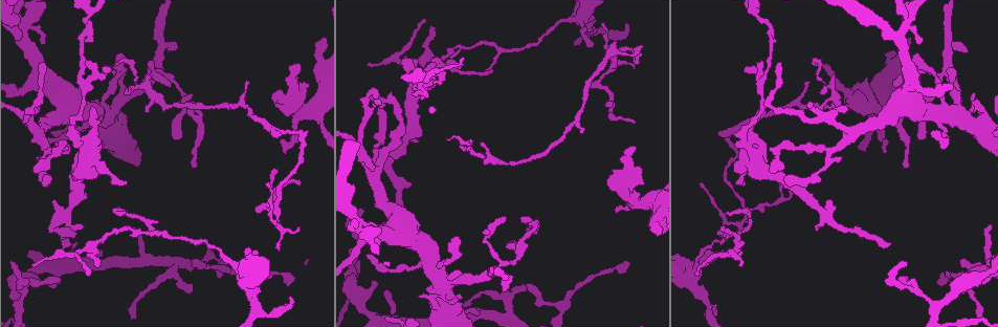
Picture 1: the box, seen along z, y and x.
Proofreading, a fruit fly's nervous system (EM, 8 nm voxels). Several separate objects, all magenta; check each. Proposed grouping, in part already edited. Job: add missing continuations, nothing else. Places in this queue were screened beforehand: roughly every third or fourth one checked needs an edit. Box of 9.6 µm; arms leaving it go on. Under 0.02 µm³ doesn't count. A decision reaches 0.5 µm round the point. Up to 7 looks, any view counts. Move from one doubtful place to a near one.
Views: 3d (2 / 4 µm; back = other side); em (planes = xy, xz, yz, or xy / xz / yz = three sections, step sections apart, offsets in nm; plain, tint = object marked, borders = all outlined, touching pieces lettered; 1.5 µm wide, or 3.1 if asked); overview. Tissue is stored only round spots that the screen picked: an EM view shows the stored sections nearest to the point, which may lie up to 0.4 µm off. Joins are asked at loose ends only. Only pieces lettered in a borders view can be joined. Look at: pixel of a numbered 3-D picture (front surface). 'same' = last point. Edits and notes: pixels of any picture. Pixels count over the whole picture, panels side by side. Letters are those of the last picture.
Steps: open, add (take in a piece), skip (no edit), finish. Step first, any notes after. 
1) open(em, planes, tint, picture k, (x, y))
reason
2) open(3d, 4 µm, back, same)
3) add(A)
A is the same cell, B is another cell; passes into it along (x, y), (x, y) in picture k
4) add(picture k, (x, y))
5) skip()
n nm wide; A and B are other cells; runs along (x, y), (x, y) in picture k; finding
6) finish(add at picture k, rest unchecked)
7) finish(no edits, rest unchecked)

open(3d, 4 µm, back, picture 1, (824, 63))

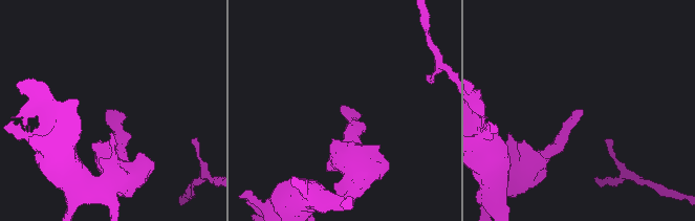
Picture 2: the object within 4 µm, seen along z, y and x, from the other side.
open(em, planes, plain, picture 2, (580, 110))

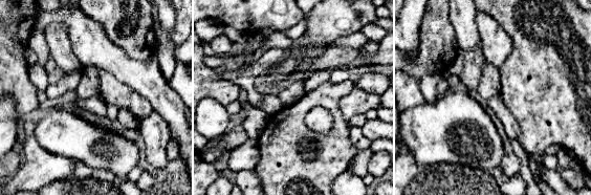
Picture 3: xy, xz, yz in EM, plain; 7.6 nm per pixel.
open(em, planes, borders, same)

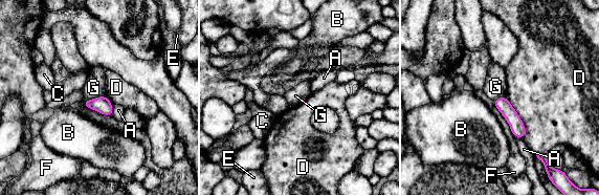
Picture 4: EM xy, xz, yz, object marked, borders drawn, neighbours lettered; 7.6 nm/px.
skip()
D touches over 360 nm; A, B, C, D, E, F and G are other cells; runs along (497, 101), (513, 118), (520, 135) in picture 4; none of them fits

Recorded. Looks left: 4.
open(em, xz, step 8, tint, picture 1, (909, 167))
free end

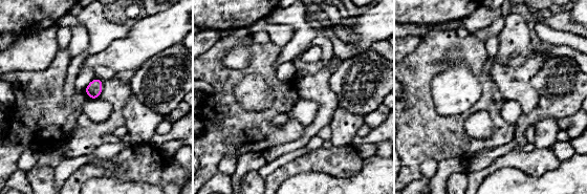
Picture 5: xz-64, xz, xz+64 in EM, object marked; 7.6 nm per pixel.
open(em, planes, borders, same)
cut it another way

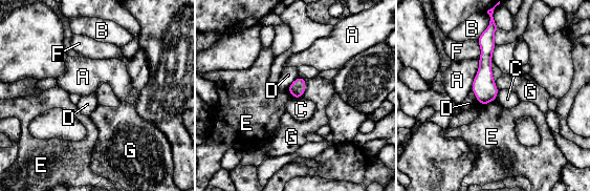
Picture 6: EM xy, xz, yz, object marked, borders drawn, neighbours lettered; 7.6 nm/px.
skip()
A, B, C, D, E, F and G are other cells; border along (302, 97), (293, 99) in picture 6; no lettered piece goes on from it

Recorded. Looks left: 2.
open(3d, 2 µm, picture 1, (96, 265))
branch stops here

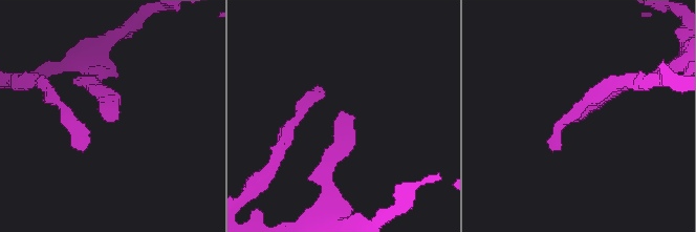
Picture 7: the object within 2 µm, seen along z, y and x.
open(em, xz, step 4, borders, picture 7, (342, 111))

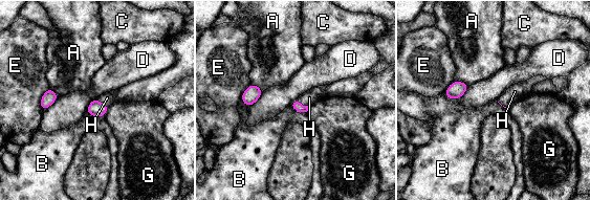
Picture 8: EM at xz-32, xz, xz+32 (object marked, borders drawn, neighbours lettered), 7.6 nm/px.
add(H)
H is the same cell, A, B, C, D, E and G are other cells; the neuron continues

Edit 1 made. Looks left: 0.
finish(add at picture 8, rest unchecked)

